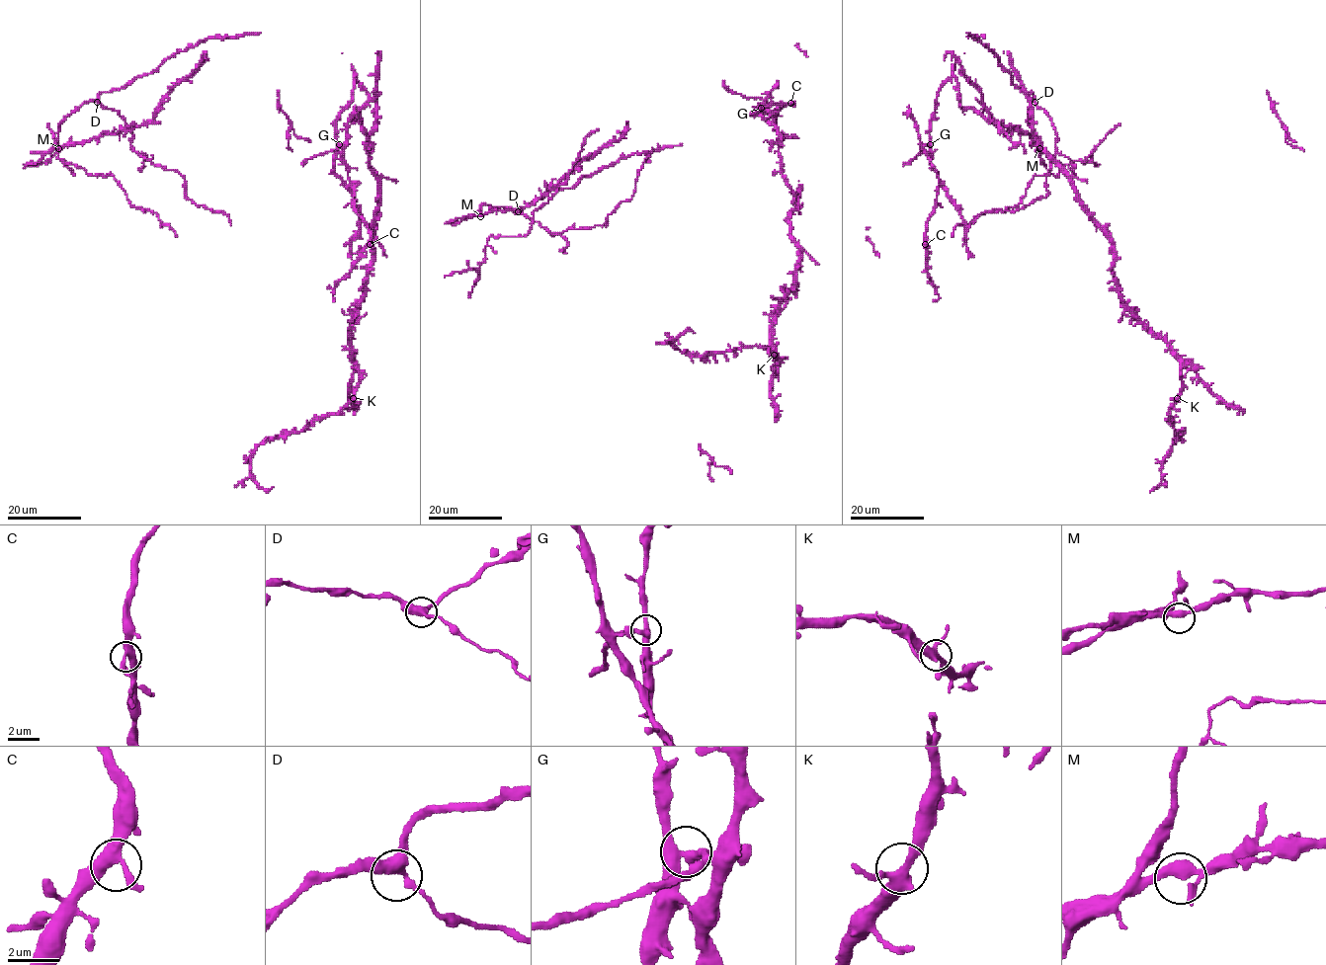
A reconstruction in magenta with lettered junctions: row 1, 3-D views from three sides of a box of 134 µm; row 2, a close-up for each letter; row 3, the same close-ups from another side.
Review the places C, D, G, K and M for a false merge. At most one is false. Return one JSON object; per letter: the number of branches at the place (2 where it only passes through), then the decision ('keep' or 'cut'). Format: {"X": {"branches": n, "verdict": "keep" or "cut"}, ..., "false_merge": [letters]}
{"C": {"branches": 3, "verdict": "keep"}, "D": {"branches": 3, "verdict": "keep"}, "G": {"branches": 3, "verdict": "cut"}, "K": {"branches": 3, "verdict": "keep"}, "M": {"branches": 3, "verdict": "keep"}, "false_merge": ["G"]}

